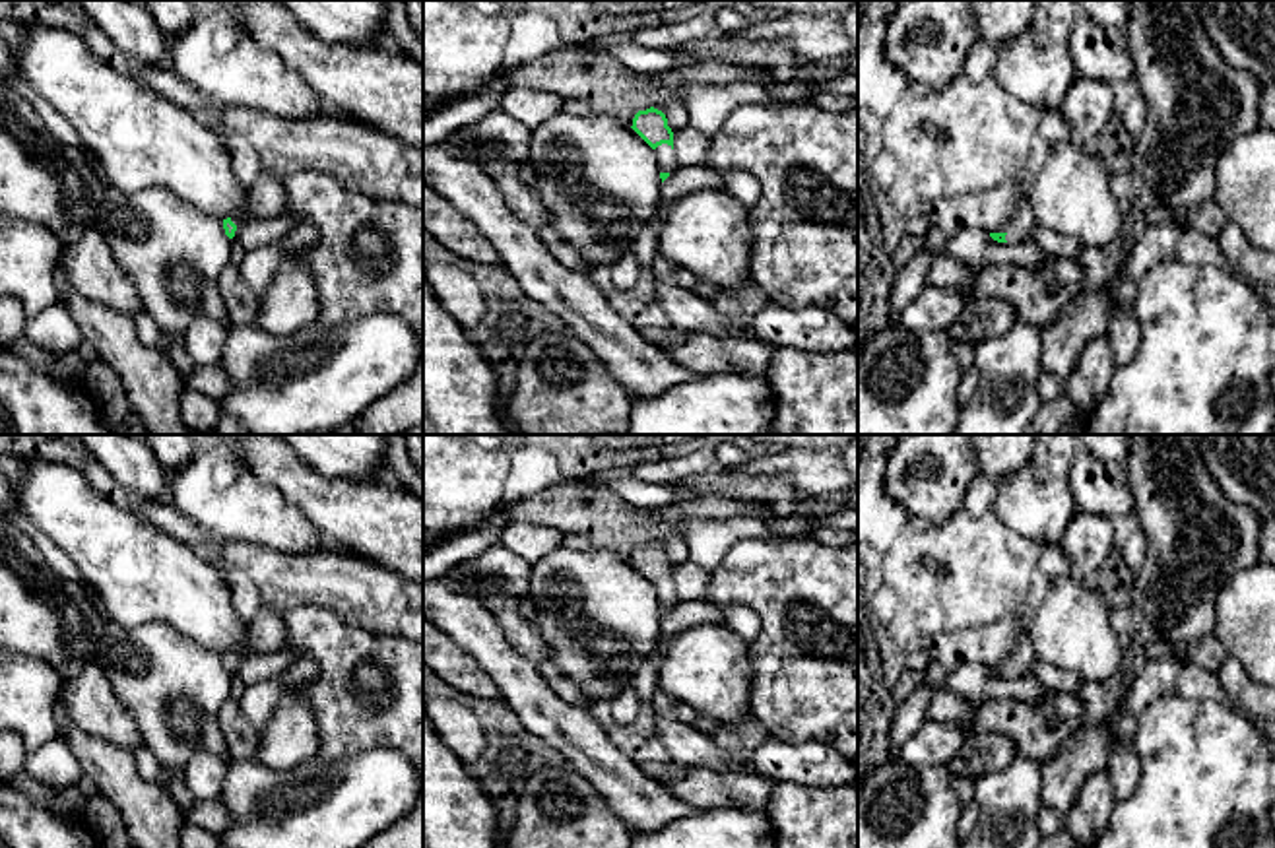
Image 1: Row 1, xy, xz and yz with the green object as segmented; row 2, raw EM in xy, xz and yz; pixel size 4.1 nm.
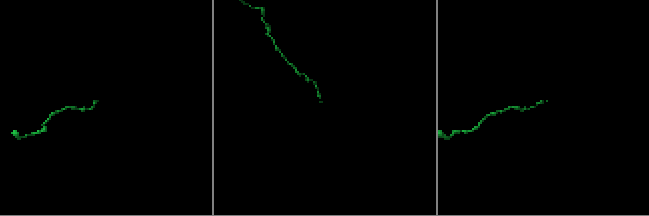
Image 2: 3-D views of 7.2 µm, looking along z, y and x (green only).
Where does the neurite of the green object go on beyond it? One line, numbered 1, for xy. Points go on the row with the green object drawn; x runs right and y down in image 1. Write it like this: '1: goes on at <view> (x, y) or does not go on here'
1: does not go on here

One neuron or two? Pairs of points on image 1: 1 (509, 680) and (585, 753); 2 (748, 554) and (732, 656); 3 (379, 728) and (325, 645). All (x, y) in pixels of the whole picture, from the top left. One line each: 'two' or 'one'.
1: one
2: two
3: one

